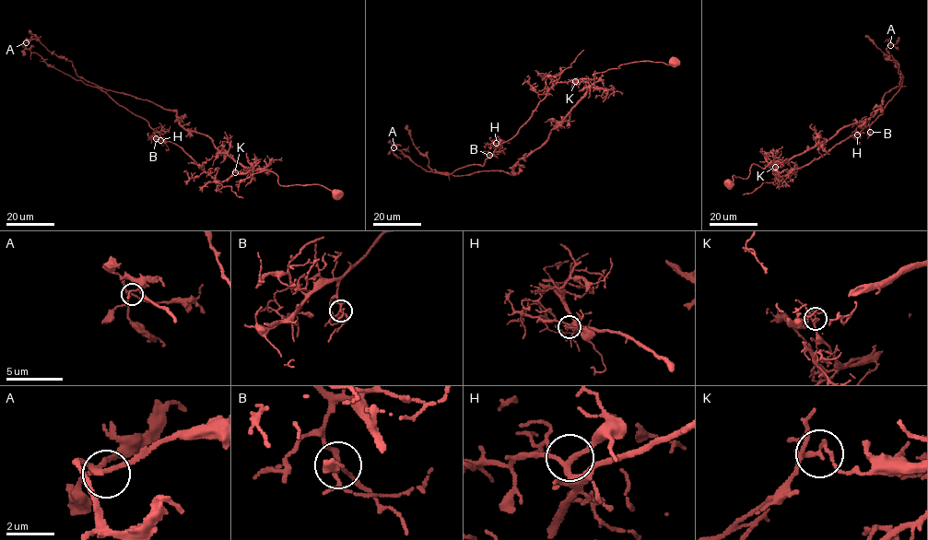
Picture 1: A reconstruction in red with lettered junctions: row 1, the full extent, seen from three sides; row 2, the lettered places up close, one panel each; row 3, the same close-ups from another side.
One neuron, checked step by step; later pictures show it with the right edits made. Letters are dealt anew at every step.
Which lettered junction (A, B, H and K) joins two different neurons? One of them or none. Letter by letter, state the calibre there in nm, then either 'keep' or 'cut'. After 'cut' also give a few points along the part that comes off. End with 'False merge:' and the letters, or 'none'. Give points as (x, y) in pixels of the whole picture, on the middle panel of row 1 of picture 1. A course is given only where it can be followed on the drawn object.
A: 160 nm | keep
B: 160 nm | keep
H: 170 nm | keep
K: 160 nm | cut | (576, 81), (551, 86), (483, 166), (449, 174), (426, 171), (393, 145), (409, 146)
False merge: K

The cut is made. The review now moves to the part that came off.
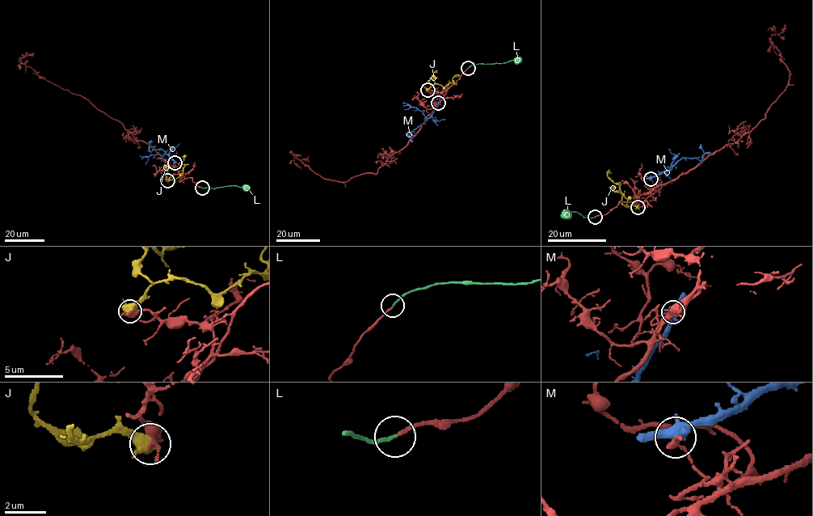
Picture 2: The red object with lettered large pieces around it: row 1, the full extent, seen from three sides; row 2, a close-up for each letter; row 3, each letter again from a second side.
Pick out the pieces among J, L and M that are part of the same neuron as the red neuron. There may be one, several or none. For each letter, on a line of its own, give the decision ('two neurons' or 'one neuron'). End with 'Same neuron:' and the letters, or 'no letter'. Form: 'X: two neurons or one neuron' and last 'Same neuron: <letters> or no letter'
J: two neurons
L: one neuron
M: two neurons
Same neuron: L

